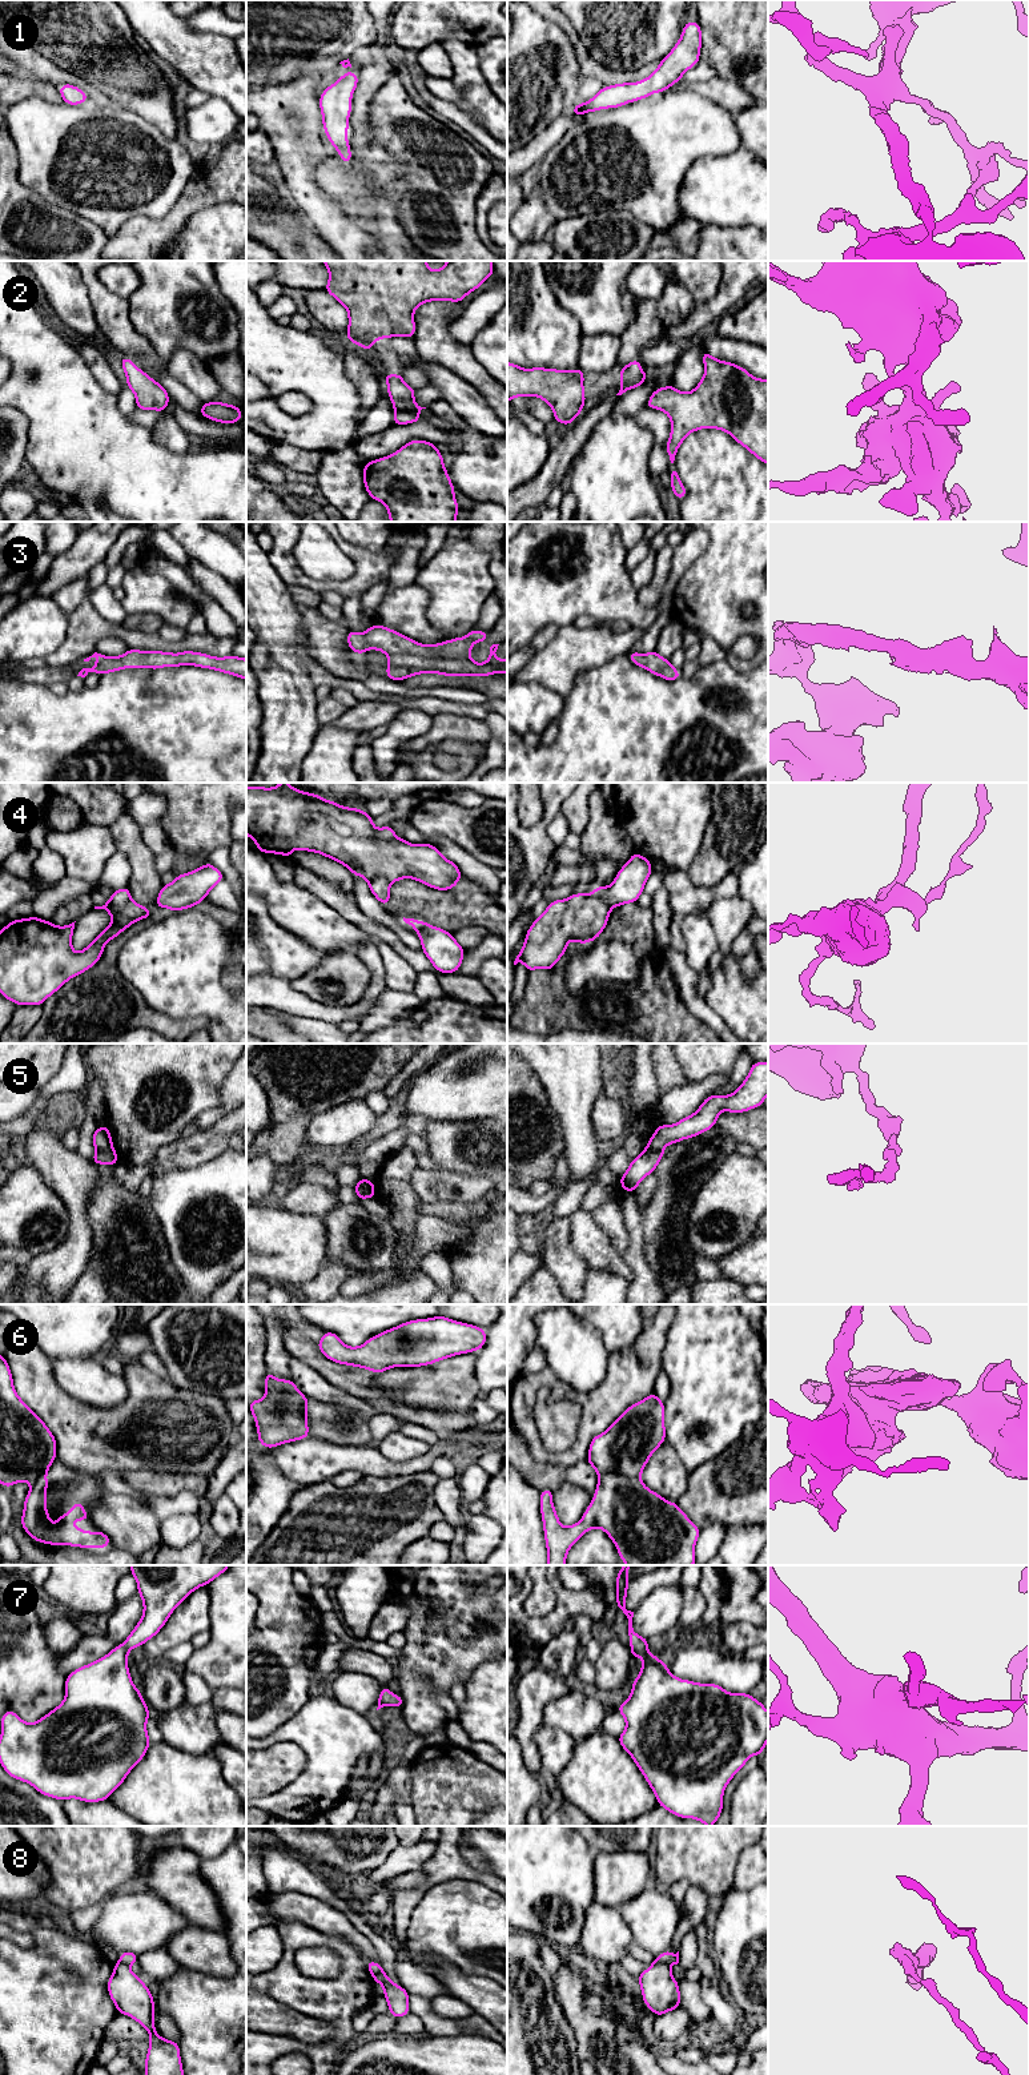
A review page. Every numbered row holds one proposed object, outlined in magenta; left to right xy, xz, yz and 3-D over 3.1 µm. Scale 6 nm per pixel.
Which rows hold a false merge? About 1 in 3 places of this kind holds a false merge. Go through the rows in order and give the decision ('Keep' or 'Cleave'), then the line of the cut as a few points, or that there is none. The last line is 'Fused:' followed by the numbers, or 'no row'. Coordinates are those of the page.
1: Keep. No split
2: Keep. No split
3: Keep. No split
4: Cleave. Split along xy (131, 899), (120, 905), (113, 905), (107, 900)
5: Cleave. Split along yz (646, 1146), (662, 1151)
6: Cleave. Split along yz (639, 1476), (603, 1474), (599, 1478)
7: Keep. No split
8: Cleave. Split along yz (655, 1959), (668, 1966)
Fused: 4, 5, 6, 8

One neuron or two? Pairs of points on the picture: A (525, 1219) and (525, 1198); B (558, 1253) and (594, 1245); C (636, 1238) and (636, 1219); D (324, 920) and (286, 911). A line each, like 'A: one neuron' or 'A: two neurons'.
A: two neurons
B: two neurons
C: one neuron
D: one neuron

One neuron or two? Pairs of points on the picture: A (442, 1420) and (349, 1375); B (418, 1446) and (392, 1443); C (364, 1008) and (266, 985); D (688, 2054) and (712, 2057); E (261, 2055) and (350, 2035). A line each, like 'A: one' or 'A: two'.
A: one
B: one
C: one
D: one
E: one

